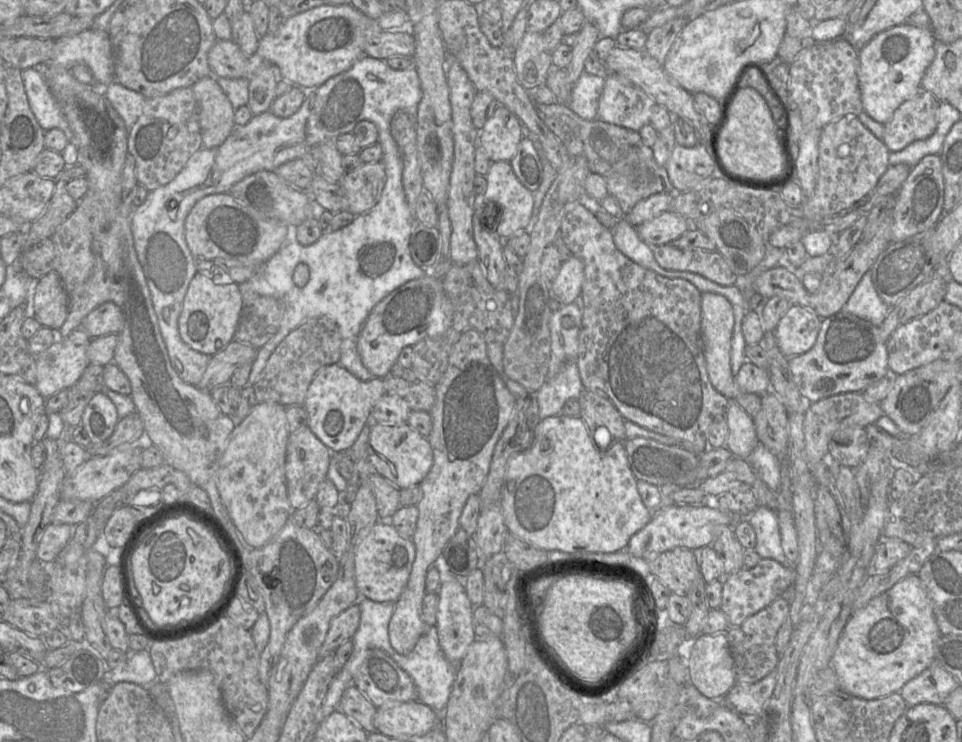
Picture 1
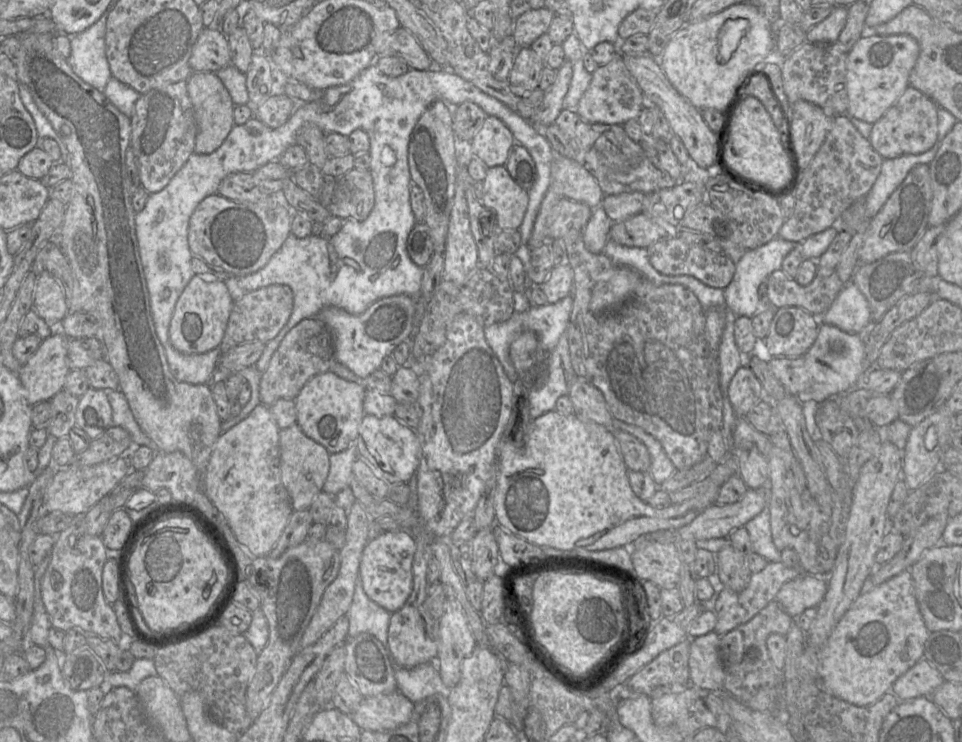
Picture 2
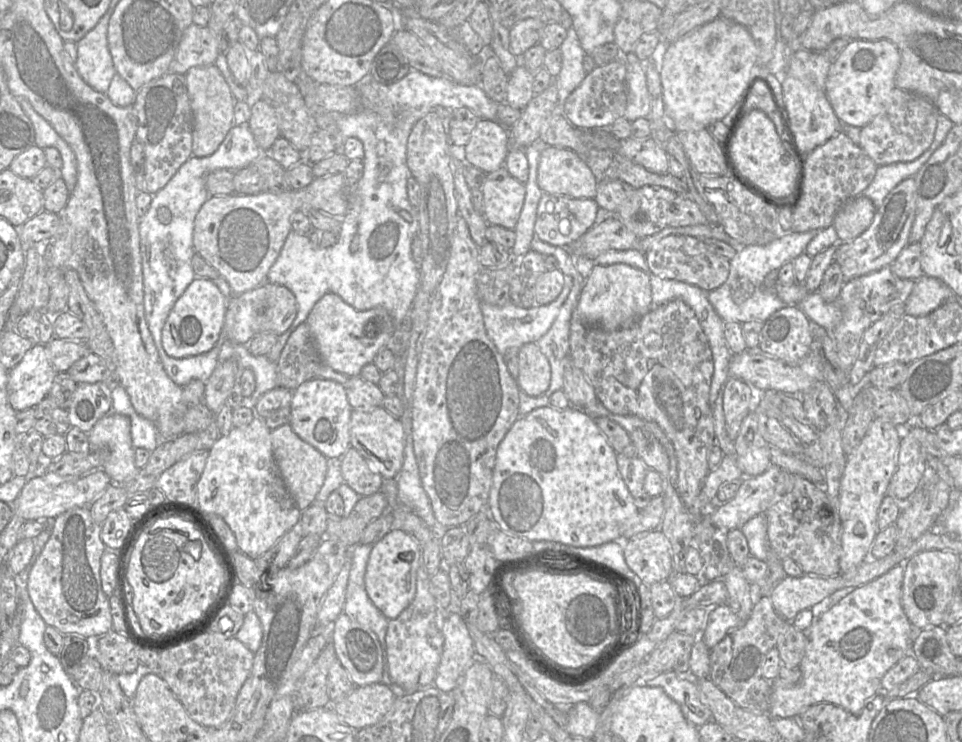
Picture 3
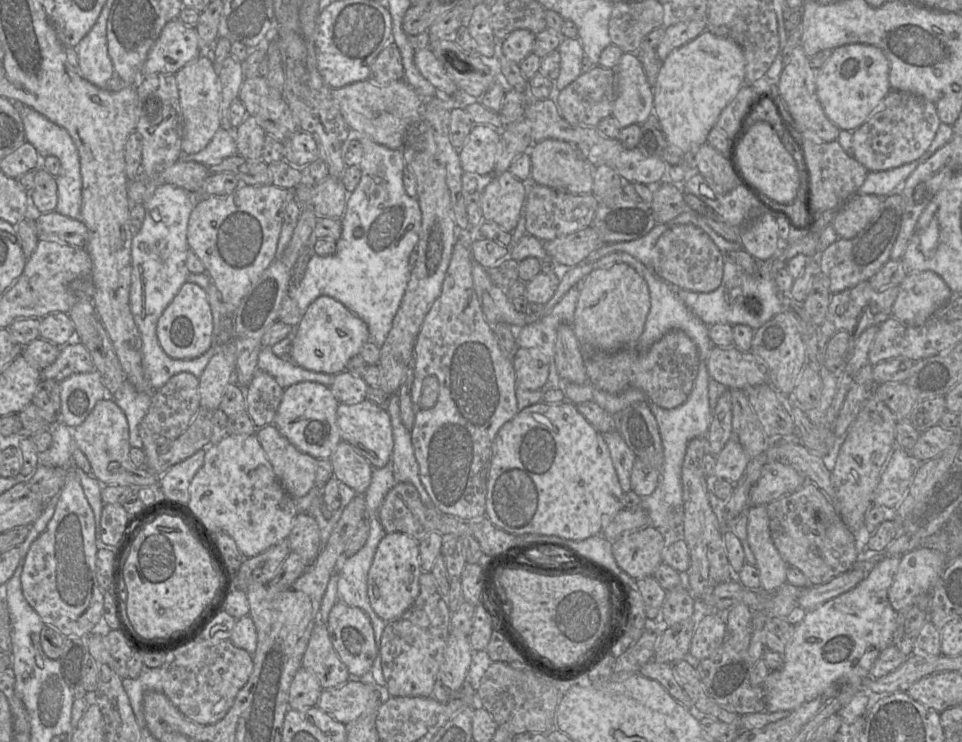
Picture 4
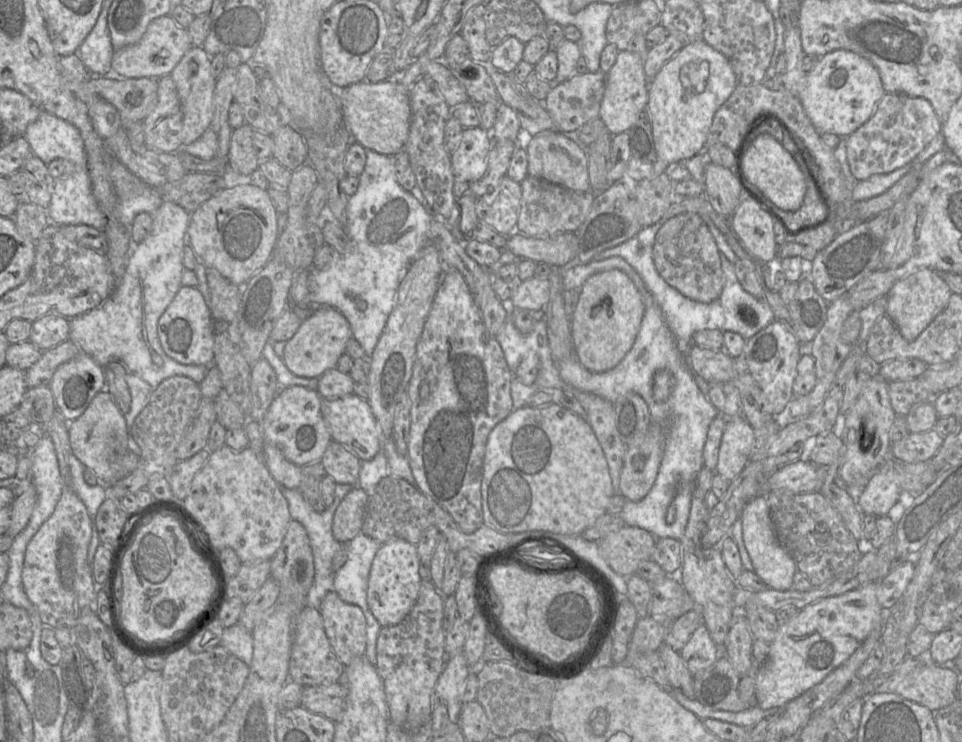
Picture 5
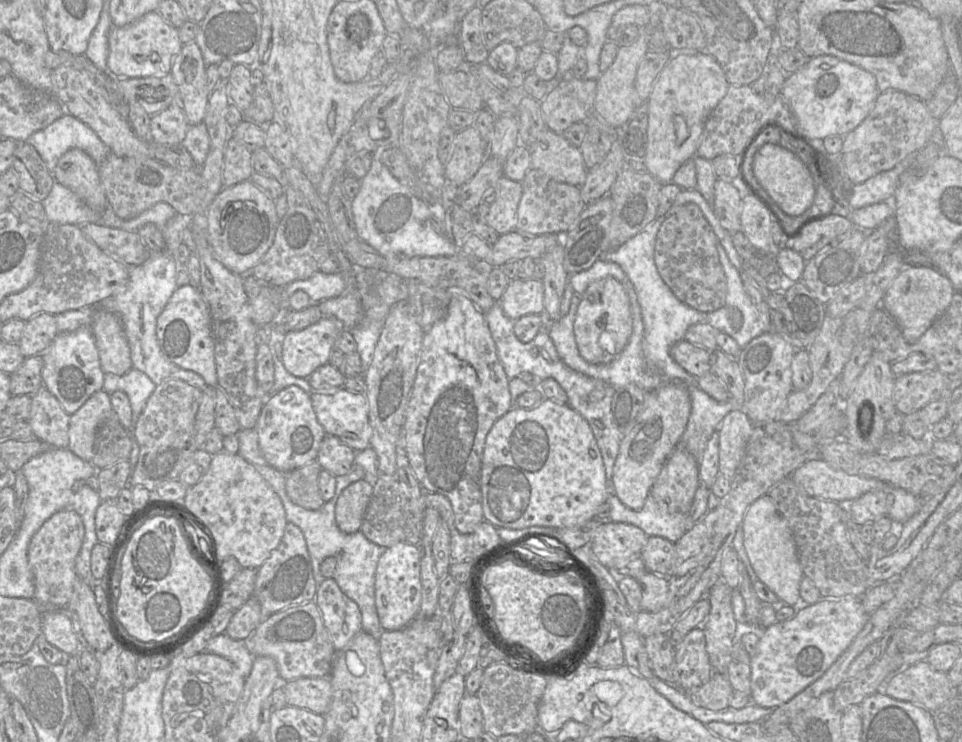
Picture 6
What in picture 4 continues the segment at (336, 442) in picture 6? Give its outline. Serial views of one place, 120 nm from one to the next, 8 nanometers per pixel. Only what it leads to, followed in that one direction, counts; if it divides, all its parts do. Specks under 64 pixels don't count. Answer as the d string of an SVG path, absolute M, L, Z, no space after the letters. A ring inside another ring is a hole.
M341 441L330 456L333 477L356 494L363 495L370 485L373 467L352 445Z

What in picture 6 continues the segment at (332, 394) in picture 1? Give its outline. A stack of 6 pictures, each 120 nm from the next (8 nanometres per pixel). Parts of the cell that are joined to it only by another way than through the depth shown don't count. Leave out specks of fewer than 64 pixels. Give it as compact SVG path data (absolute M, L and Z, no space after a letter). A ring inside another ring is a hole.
M297 385L287 386L265 399L256 431L263 457L272 467L283 473L317 461L321 443L326 436L314 412L310 393Z

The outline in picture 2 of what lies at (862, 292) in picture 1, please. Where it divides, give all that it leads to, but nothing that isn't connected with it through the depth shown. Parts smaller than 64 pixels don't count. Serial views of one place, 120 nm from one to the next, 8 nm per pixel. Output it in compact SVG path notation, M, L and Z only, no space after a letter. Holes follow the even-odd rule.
M846 283L821 316L820 323L830 324L850 333L865 333L872 325L867 299L853 283Z

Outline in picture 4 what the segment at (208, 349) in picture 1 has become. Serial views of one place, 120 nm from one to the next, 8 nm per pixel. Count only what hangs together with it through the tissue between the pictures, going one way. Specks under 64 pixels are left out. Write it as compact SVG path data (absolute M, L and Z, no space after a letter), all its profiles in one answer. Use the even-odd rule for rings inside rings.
M185 282L157 323L158 341L165 353L175 359L194 359L212 344L213 320L207 292L195 283Z

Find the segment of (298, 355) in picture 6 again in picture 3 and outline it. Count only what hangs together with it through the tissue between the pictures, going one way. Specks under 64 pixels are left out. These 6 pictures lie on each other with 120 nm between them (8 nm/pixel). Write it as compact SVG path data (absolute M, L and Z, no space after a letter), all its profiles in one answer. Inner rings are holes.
M326 293L305 322L323 364L348 377L359 376L363 366L372 363L376 354L388 345L396 329L386 309L376 307L358 311L334 293Z

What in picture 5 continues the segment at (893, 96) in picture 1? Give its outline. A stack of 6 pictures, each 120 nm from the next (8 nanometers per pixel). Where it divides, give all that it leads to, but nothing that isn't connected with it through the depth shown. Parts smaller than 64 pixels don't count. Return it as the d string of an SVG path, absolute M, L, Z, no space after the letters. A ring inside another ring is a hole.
M835 50L824 55L816 67L807 73L798 98L820 136L835 134L839 137L848 137L872 117L885 93L877 69L867 59L851 51Z

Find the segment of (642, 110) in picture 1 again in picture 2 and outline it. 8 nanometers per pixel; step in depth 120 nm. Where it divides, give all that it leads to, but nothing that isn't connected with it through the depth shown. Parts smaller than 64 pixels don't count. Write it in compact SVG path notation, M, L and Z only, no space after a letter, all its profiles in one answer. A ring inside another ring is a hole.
M621 52L612 60L600 65L592 73L591 82L581 97L575 112L590 123L623 125L631 119L637 119L647 101L639 85L628 71Z

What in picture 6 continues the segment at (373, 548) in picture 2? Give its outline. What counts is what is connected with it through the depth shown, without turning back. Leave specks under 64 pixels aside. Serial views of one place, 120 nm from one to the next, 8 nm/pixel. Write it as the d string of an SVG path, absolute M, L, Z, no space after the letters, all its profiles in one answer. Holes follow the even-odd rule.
M399 542L386 548L375 573L375 605L383 631L400 630L419 616L421 584L421 546Z

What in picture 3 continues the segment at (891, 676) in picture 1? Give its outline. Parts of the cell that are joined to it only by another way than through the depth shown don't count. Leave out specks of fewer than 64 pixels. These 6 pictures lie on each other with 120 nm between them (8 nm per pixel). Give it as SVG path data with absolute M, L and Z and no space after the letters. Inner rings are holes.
M899 563L880 577L852 590L828 610L820 610L813 625L805 632L808 643L799 665L801 680L790 684L777 677L771 681L768 714L774 718L797 718L808 707L831 703L858 715L865 704L881 689L885 673L901 658L911 653L911 623L902 607L904 563Z

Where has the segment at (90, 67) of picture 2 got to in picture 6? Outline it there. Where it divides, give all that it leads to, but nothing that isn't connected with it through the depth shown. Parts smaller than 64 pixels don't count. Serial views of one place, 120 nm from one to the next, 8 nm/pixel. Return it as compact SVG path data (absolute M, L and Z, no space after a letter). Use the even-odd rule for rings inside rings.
M102 8L100 19L93 30L84 55L100 70L108 72L108 35L112 28L109 8Z

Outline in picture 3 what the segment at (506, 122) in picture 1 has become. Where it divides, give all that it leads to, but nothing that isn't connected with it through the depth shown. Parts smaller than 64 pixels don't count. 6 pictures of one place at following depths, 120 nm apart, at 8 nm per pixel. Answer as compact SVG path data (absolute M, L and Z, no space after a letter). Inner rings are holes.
M479 119L463 148L467 166L474 166L486 174L504 166L511 150L508 129L498 121Z

